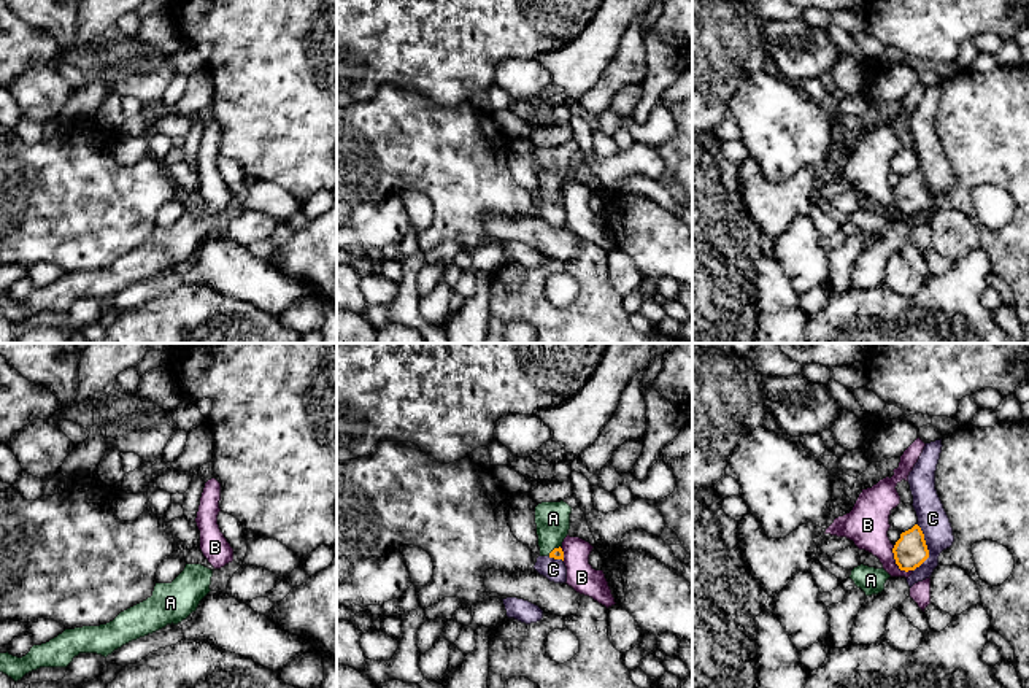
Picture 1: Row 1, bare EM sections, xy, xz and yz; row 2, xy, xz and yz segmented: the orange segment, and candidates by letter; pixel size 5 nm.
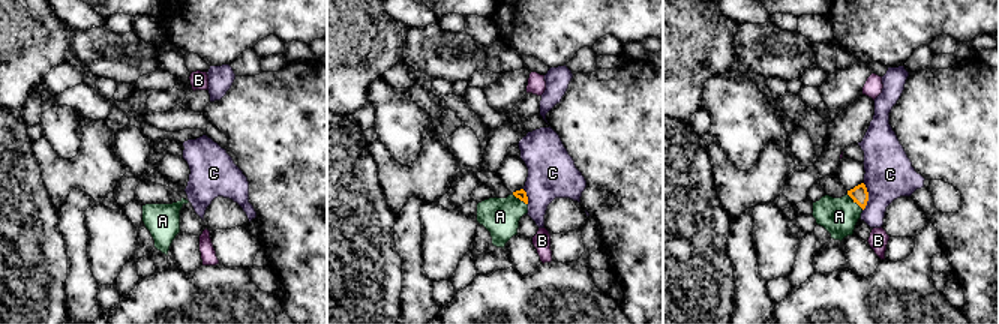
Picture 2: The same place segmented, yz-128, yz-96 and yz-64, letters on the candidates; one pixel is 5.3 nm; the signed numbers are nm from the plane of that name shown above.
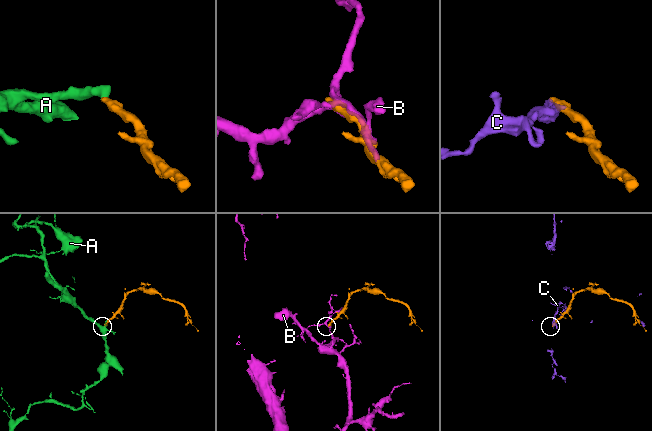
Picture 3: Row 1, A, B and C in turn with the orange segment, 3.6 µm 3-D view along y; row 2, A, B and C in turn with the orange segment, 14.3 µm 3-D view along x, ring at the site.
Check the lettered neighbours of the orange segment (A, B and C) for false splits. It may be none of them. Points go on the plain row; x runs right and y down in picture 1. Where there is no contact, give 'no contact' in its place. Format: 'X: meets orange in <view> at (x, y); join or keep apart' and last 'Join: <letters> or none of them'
A: meets orange in xz at (553, 194); join
B: meets orange in yz at (896, 207); keep apart
C: meets orange in yz at (926, 191); keep apart
Join: A

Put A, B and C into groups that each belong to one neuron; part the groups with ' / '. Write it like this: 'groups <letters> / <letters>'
groups A / B / C

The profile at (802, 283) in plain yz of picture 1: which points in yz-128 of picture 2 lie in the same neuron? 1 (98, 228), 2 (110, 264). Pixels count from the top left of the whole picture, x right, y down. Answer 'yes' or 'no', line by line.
1: yes
2: yes

